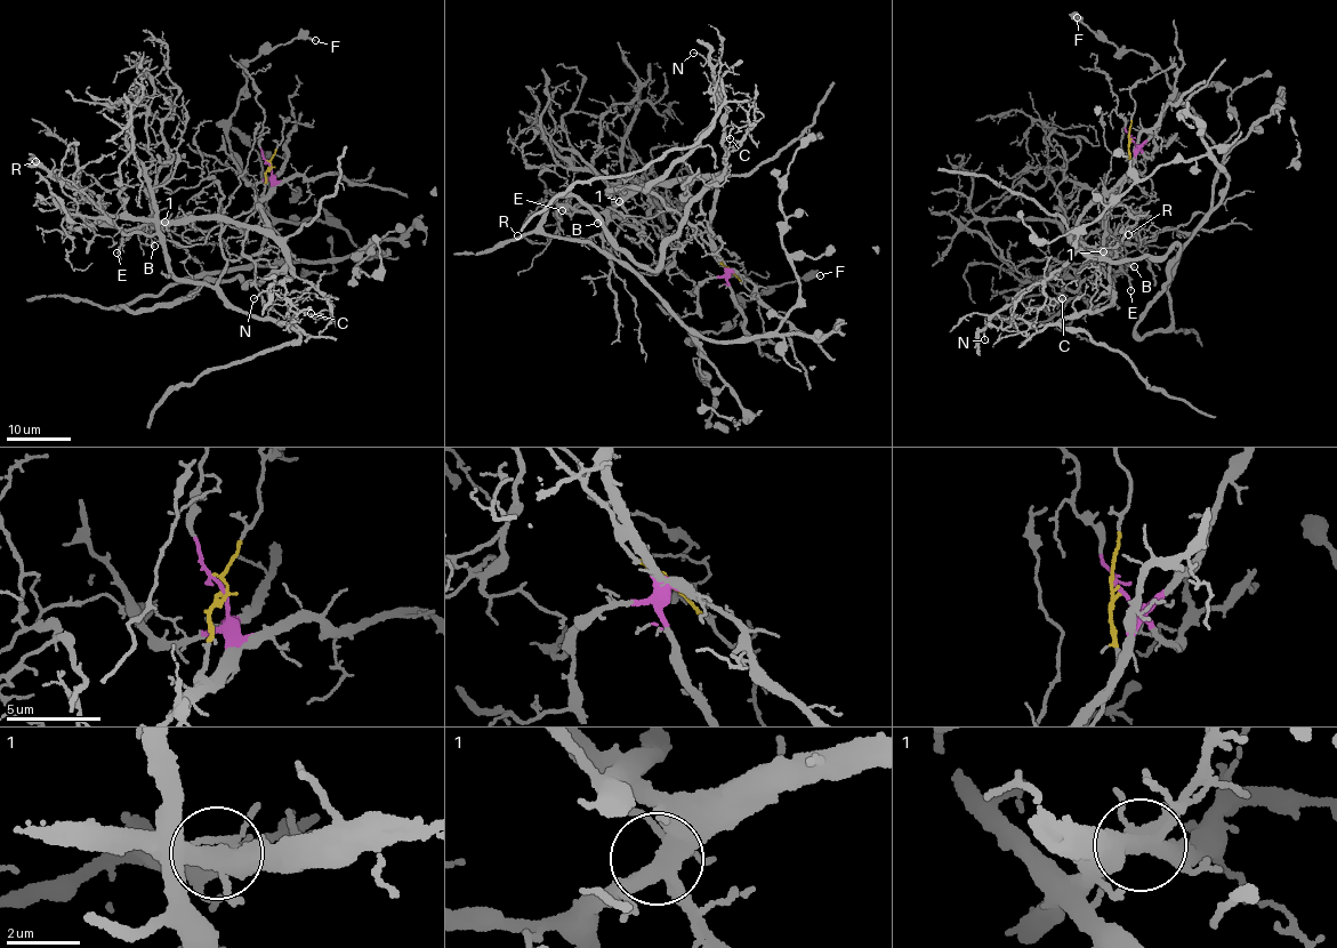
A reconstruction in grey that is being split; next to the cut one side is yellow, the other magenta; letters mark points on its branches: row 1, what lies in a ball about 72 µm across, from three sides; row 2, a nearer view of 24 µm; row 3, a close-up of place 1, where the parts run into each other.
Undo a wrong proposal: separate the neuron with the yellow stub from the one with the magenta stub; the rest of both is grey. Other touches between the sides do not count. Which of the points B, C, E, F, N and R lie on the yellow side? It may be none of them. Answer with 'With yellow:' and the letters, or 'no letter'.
With yellow: no letter

